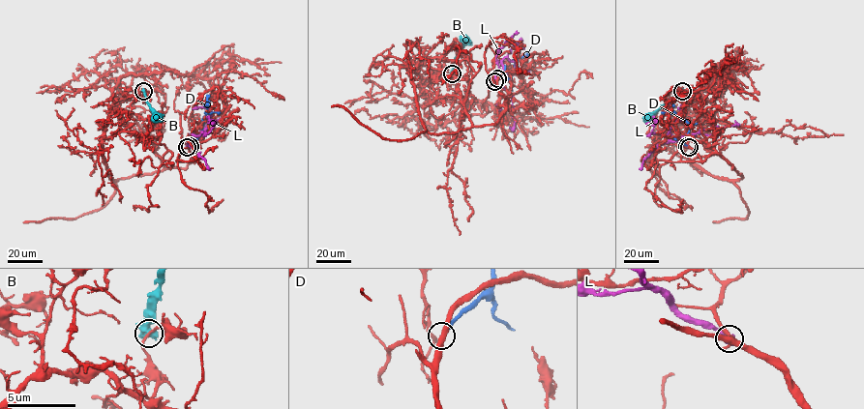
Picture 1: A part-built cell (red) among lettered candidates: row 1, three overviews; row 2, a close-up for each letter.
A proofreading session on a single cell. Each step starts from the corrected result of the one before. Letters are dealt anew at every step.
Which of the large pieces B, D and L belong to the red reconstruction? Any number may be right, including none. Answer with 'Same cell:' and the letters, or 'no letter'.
Same cell: no letter

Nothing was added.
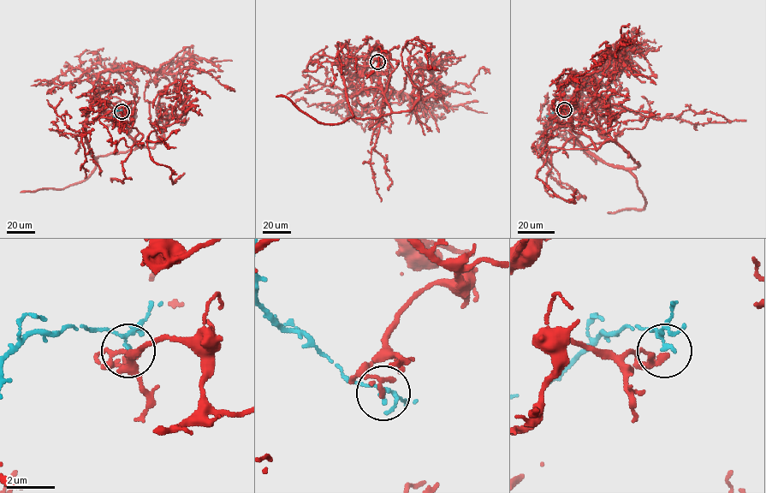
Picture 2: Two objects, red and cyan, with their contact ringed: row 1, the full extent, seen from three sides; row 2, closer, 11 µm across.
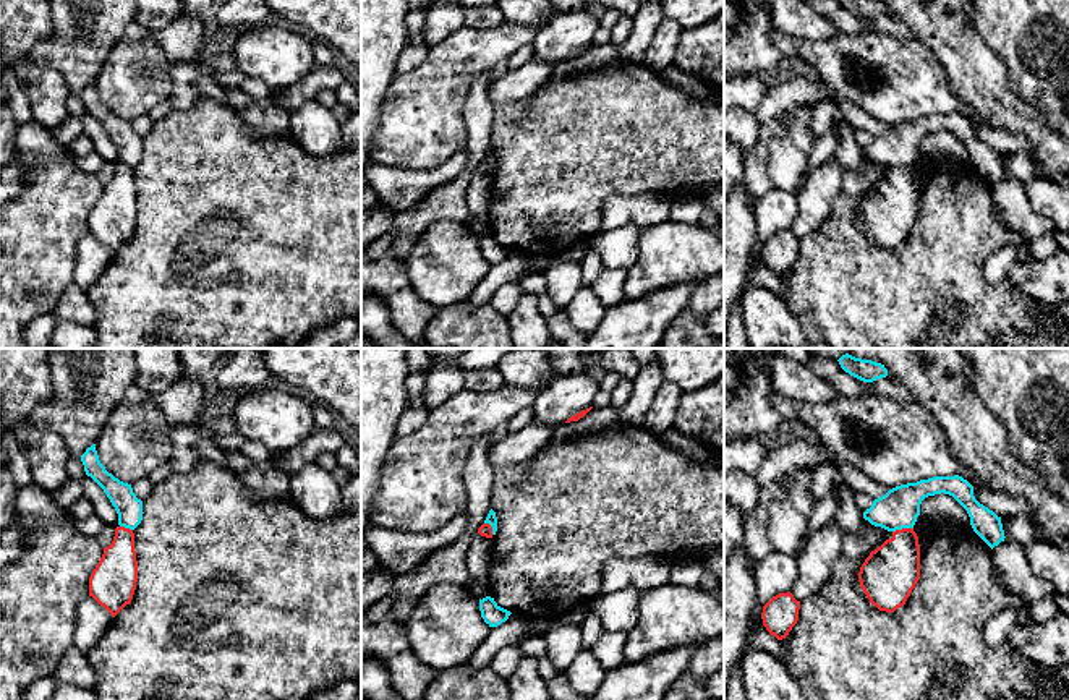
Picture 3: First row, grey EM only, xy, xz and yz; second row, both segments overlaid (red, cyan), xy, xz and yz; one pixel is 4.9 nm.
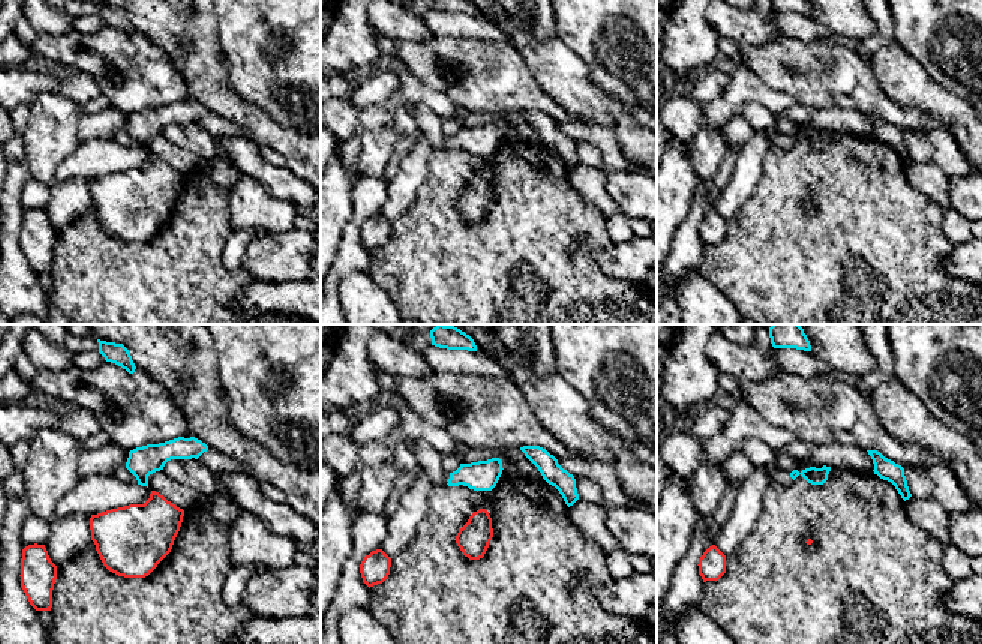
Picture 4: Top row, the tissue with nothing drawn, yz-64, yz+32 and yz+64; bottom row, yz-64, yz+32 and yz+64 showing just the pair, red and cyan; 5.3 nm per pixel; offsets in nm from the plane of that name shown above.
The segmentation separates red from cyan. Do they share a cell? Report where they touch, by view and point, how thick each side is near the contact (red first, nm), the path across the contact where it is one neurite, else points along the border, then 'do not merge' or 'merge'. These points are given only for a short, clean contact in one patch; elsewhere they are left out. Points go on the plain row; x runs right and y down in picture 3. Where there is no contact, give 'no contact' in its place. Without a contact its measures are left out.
yz (902, 166) | 280/200 nm | along yz (912, 164), (893, 169) | do not merge

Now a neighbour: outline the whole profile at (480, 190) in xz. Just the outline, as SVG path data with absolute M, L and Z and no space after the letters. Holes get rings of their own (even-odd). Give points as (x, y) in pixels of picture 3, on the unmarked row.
M478 169L473 173L466 190L468 216L488 212L492 198L492 177L481 173Z

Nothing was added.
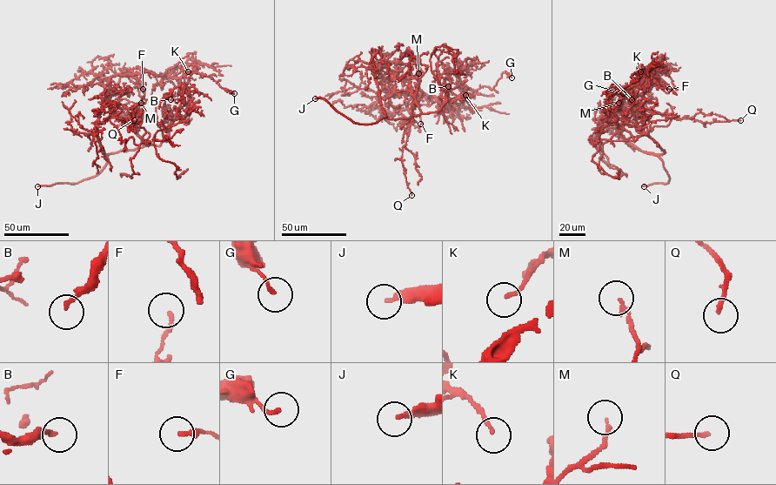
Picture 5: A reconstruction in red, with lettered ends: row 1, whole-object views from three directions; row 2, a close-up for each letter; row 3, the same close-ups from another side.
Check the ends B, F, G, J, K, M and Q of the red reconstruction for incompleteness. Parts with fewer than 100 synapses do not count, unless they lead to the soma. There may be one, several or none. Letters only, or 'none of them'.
J

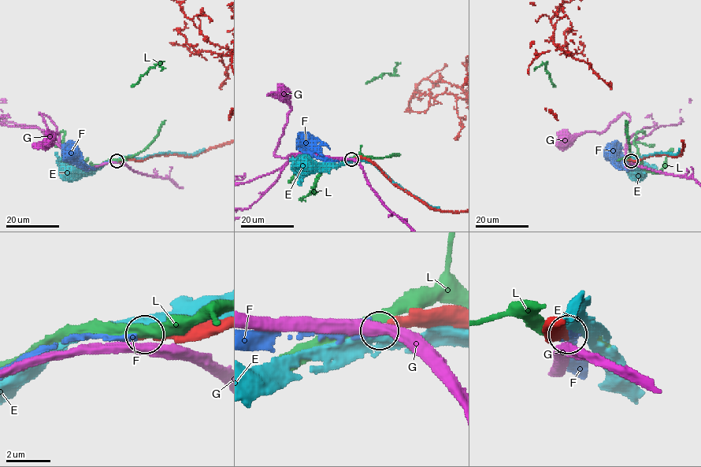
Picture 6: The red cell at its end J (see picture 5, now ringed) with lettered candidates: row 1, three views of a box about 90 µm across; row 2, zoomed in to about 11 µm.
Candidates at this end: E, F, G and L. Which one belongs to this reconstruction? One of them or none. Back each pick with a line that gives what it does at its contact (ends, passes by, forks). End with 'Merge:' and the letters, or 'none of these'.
F: it passes by
Merge: F

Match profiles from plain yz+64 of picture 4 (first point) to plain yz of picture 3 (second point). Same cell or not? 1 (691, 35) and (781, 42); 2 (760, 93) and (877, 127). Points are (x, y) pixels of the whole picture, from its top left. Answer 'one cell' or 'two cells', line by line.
1: two cells
2: one cell

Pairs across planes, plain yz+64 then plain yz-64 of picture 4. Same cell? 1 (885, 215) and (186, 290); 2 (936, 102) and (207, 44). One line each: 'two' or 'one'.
1: one
2: one

